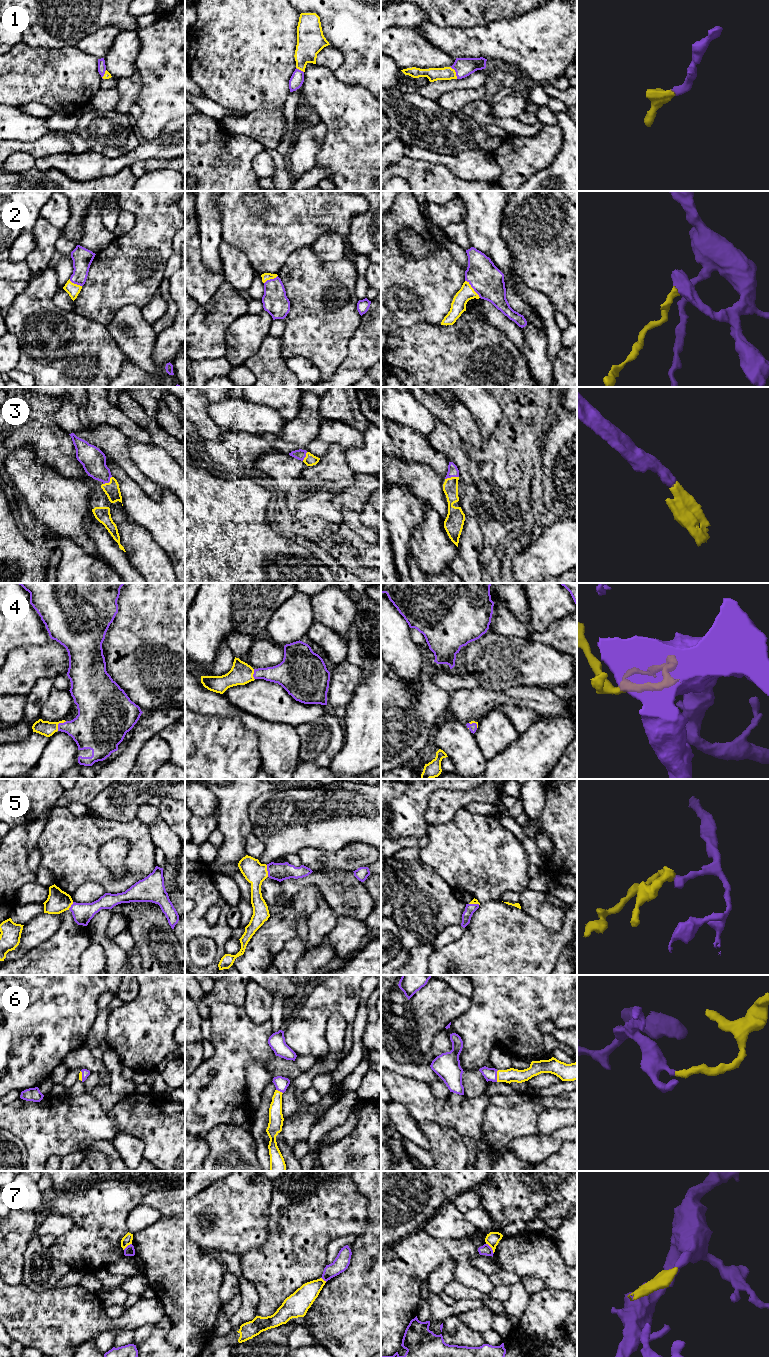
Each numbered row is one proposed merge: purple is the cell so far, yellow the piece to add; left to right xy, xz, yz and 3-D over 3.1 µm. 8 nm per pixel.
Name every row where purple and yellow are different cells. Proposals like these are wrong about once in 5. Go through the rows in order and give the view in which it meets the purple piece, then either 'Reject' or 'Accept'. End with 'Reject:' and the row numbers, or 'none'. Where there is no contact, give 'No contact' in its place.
1: Touches purple in yz. Accept
2: Touches purple in yz. Accept
3: Touches purple in yz. Accept
4: Touches purple in xy. Accept
5: Touches purple in xz. Accept
6: Touches purple in yz. Accept
7: Touches purple in yz. Reject
Reject: 7

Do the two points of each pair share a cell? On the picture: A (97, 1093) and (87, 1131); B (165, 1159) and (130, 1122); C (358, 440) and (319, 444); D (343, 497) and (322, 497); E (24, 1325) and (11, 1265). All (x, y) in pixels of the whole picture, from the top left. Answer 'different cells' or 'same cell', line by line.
A: different cells
B: same cell
C: same cell
D: different cells
E: different cells

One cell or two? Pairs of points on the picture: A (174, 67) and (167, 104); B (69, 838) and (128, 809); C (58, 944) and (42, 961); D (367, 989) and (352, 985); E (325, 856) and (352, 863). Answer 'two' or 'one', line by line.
A: one
B: two
C: one
D: two
E: one

